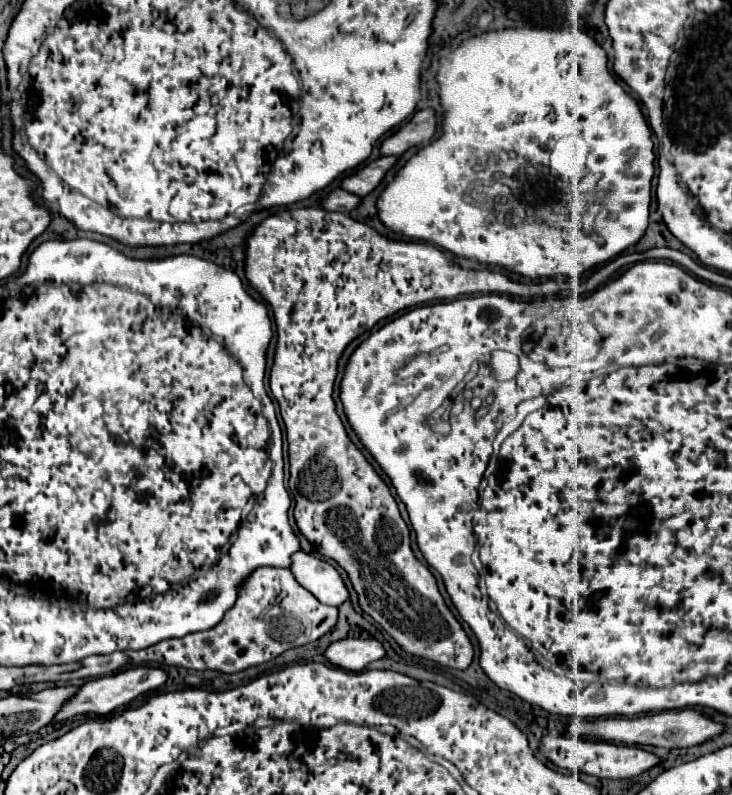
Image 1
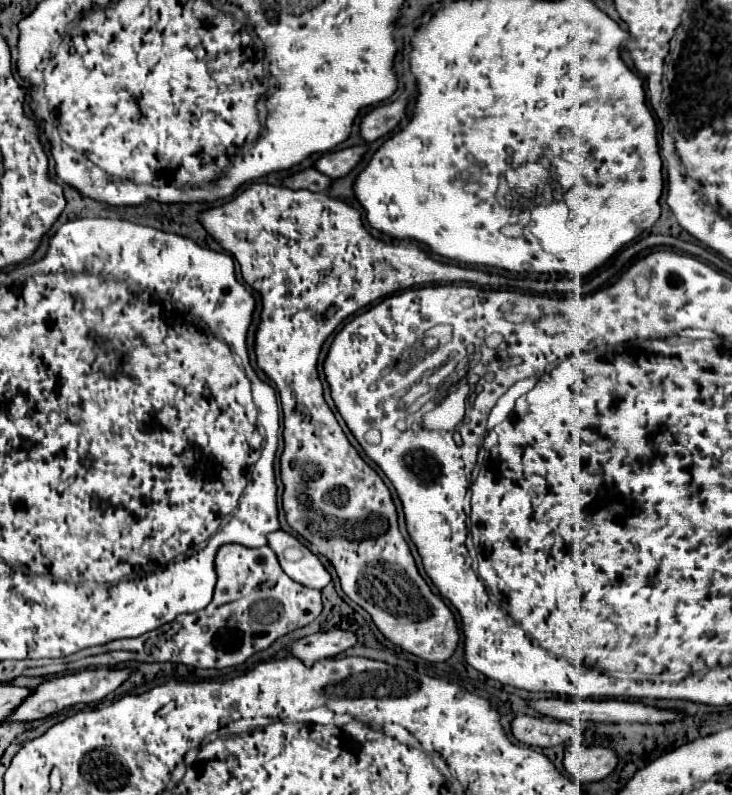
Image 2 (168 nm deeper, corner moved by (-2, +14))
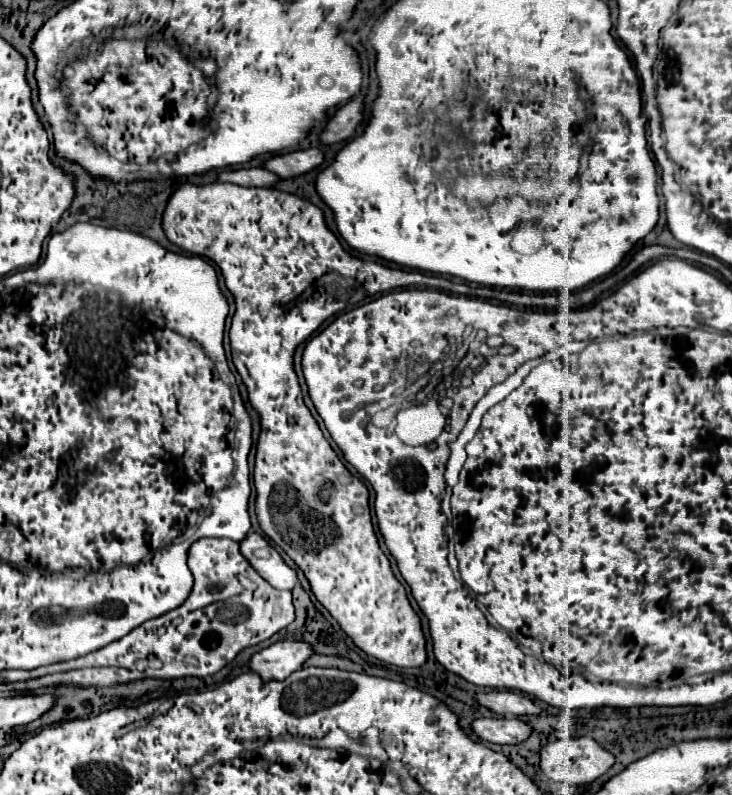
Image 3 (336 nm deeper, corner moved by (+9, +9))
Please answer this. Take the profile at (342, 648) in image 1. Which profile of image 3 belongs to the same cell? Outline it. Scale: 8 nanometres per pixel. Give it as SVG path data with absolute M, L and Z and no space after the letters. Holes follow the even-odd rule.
M282 640L256 652L250 660L250 668L258 672L264 682L284 680L292 672L300 670L312 654L314 654L314 648L308 642Z

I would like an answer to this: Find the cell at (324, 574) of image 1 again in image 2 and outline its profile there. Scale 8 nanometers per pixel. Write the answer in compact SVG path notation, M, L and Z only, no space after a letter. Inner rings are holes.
M281 529L269 533L267 547L275 551L281 569L293 581L311 589L323 589L331 583L331 575L321 565L319 557L313 555L305 545L301 545L291 533L285 533Z

